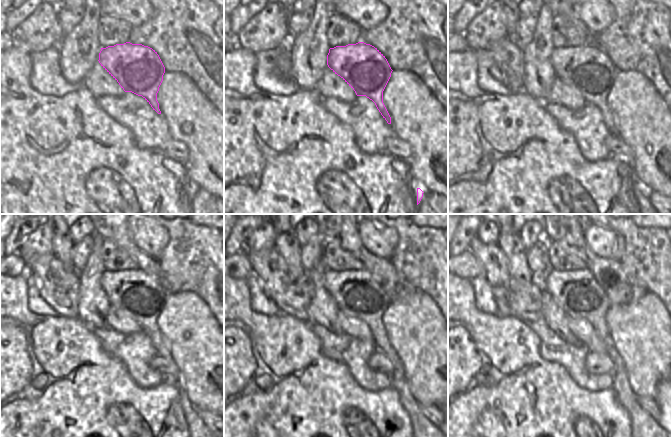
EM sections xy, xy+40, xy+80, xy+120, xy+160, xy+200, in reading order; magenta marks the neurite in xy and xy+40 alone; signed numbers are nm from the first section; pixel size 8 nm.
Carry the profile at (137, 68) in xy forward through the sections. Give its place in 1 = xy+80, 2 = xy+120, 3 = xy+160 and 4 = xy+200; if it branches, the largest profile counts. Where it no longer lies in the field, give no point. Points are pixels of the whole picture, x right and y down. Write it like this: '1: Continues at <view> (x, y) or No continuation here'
1: Continues at xy+80 (586, 68)
2: Continues at xy+120 (134, 292)
3: Continues at xy+160 (356, 293)
4: Continues at xy+200 (577, 292)

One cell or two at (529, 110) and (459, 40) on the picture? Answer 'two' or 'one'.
two

